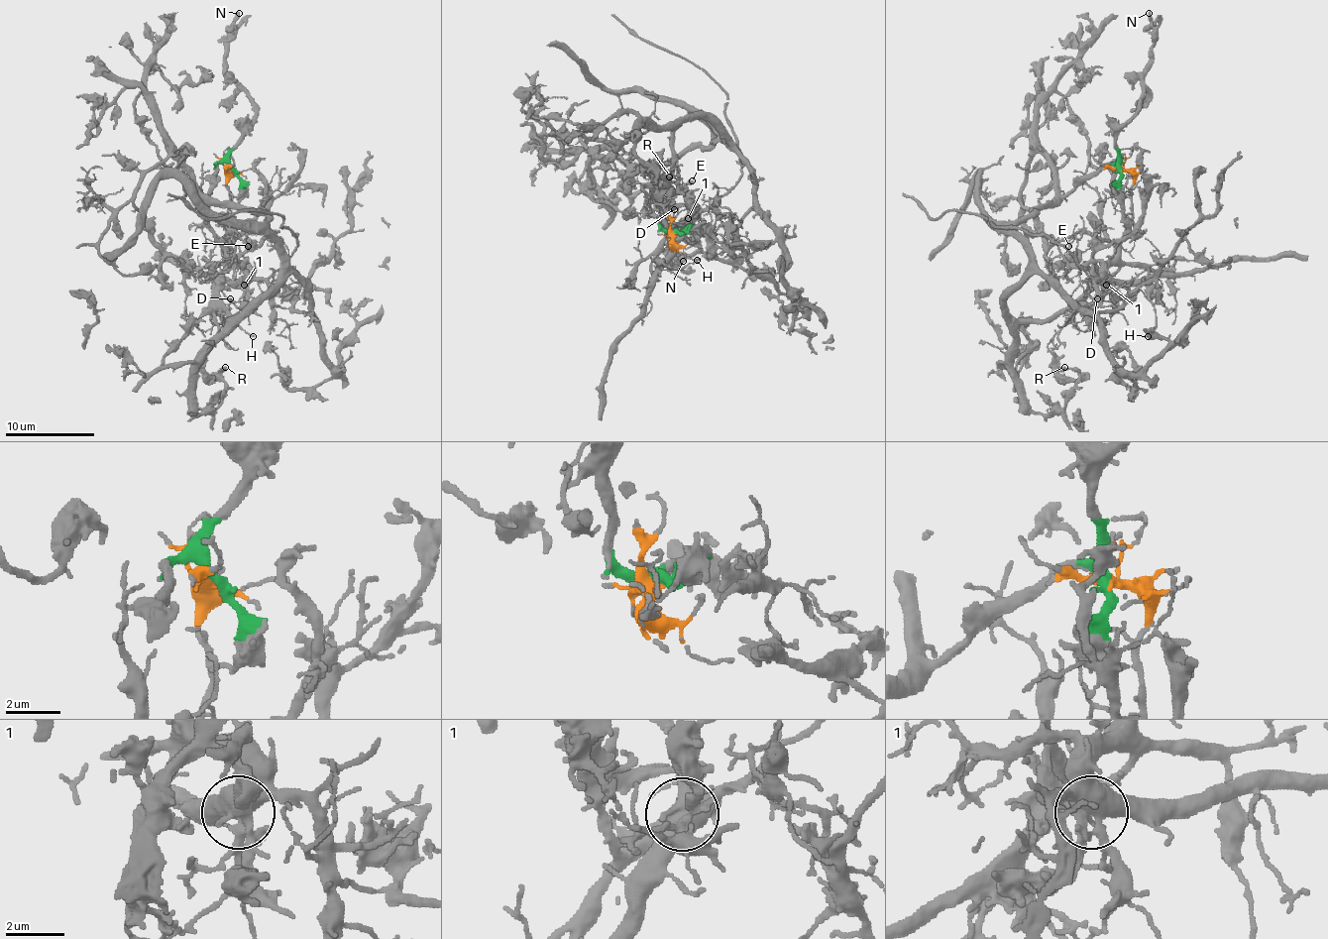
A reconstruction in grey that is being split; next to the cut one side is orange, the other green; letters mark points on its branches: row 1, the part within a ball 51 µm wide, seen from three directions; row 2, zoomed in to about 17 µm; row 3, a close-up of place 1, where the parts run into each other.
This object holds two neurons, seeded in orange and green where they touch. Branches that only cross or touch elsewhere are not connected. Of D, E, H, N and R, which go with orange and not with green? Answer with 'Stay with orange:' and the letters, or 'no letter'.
Stay with orange: D, E, H

